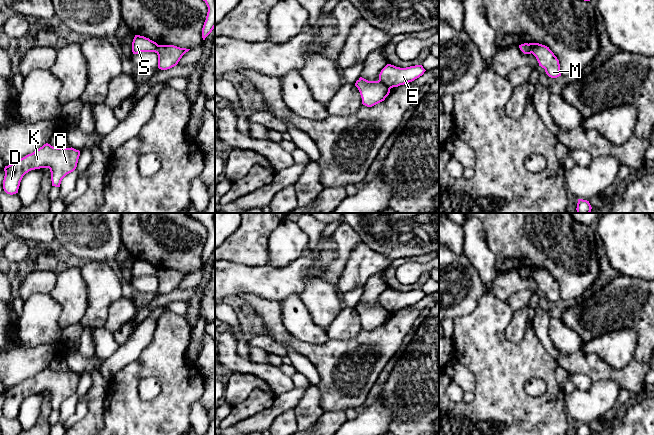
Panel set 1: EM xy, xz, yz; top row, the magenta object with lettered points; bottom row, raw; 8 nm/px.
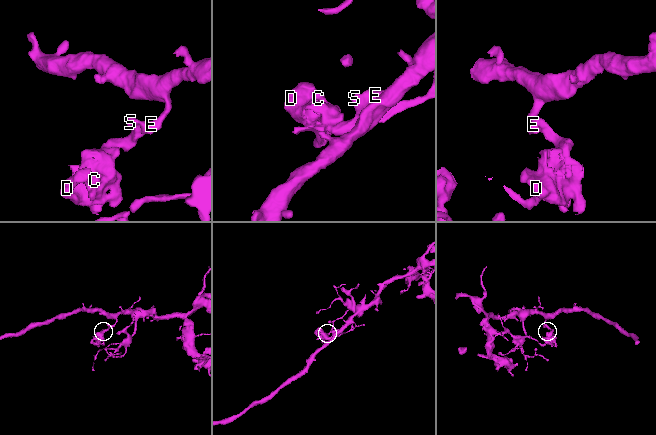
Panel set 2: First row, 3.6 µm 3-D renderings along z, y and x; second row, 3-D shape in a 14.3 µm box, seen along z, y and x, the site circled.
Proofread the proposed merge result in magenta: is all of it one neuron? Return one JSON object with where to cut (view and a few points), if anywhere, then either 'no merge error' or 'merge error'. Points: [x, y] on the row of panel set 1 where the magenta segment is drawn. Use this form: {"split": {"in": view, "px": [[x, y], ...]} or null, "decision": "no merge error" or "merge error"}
{"split": {"in": "xz", "px": [[378, 80], [390, 88]]}, "decision": "merge error"}

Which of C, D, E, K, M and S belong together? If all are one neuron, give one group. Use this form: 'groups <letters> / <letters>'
groups C D K M S / E

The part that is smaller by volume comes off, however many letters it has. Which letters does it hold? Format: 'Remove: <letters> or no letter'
Remove: C, D, K, M, S

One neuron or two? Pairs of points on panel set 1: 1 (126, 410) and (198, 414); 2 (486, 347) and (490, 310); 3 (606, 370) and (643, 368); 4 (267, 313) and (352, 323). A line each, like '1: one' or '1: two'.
1: two
2: one
3: one
4: two

